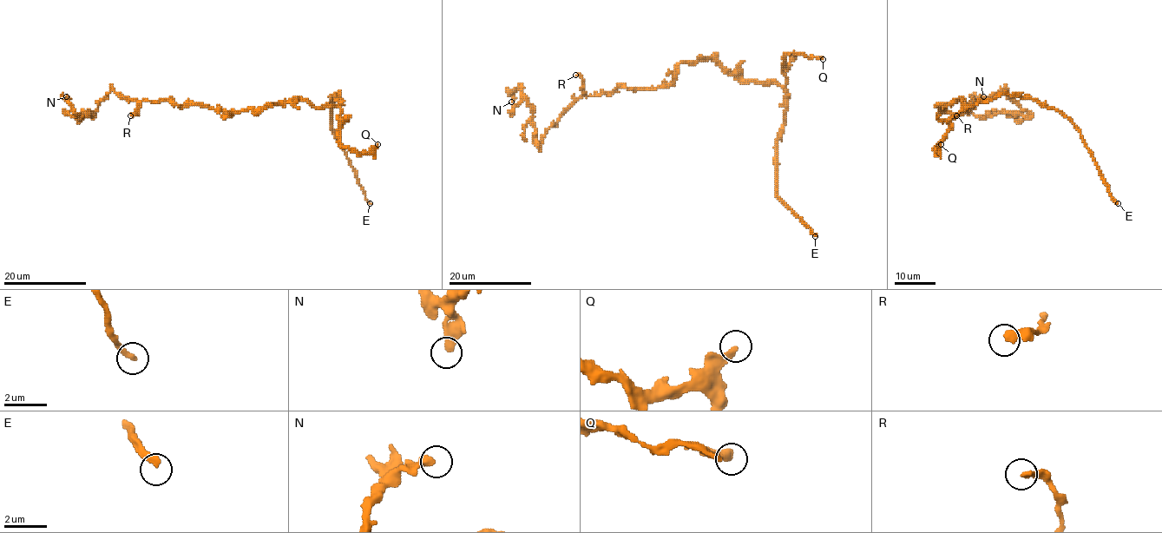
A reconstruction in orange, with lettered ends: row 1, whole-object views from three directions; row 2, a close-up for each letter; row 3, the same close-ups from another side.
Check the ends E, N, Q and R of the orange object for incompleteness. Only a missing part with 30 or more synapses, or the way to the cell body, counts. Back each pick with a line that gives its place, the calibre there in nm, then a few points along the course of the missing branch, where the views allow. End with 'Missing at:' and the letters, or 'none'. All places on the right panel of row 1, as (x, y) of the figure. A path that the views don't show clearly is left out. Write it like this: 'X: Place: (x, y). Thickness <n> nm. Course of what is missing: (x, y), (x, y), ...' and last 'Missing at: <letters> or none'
E: Place: (1118, 203). Thickness 280 nm
Missing at: E

